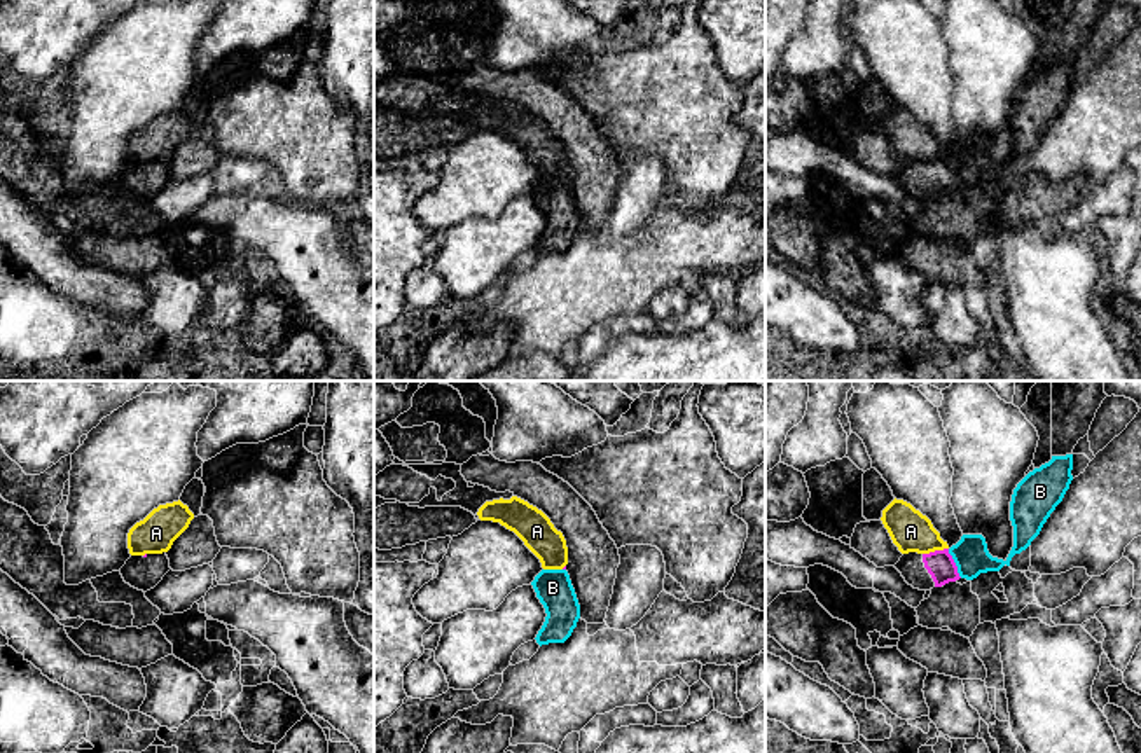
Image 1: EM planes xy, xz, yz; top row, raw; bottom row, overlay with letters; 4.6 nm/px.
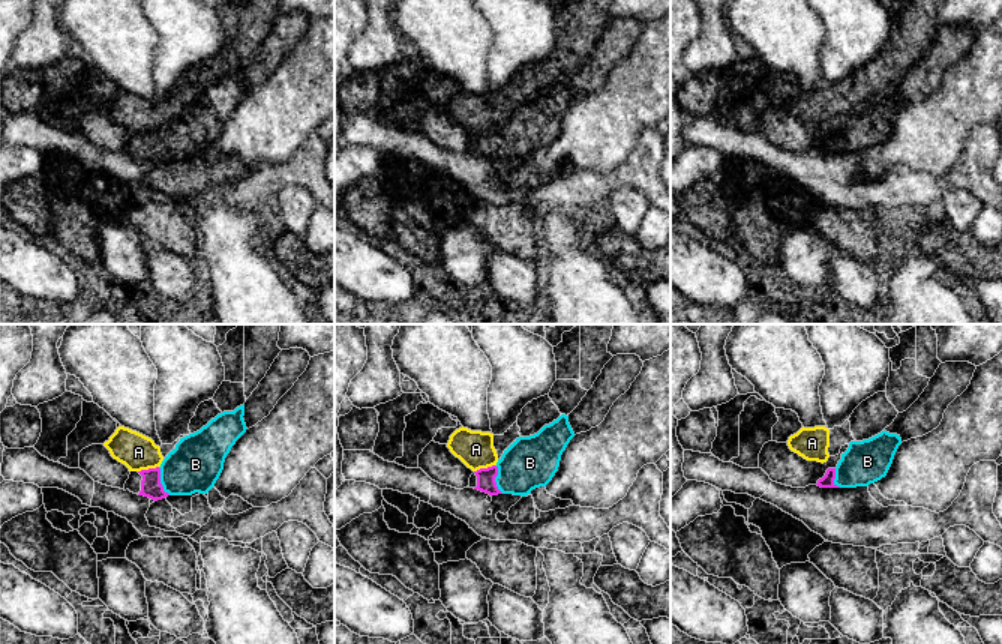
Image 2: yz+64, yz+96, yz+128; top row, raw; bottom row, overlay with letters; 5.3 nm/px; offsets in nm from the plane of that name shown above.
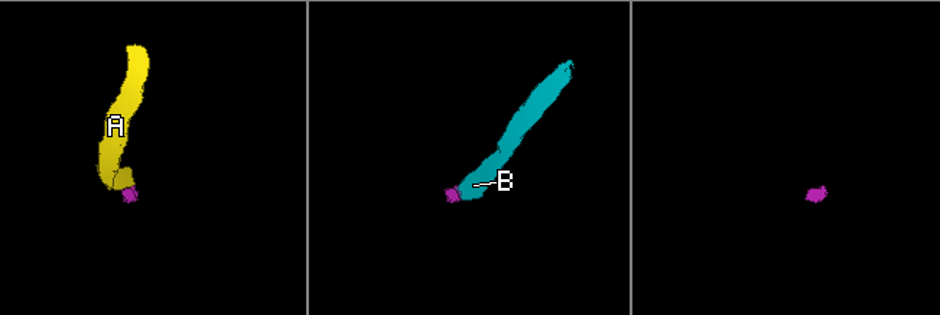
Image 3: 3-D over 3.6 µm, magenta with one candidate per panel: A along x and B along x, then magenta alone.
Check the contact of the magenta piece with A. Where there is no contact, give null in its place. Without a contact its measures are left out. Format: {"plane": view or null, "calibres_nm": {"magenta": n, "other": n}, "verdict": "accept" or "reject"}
{"plane": "yz", "calibres_nm": {"magenta": 130, "other": 190}, "verdict": "reject"}

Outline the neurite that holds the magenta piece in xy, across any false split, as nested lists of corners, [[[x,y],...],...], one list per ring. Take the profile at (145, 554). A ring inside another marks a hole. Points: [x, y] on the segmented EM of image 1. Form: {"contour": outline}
{"contour": [[[163,552],[131,556],[119,571],[126,584],[147,592],[154,589],[169,570],[169,559],[166,552]]]}

